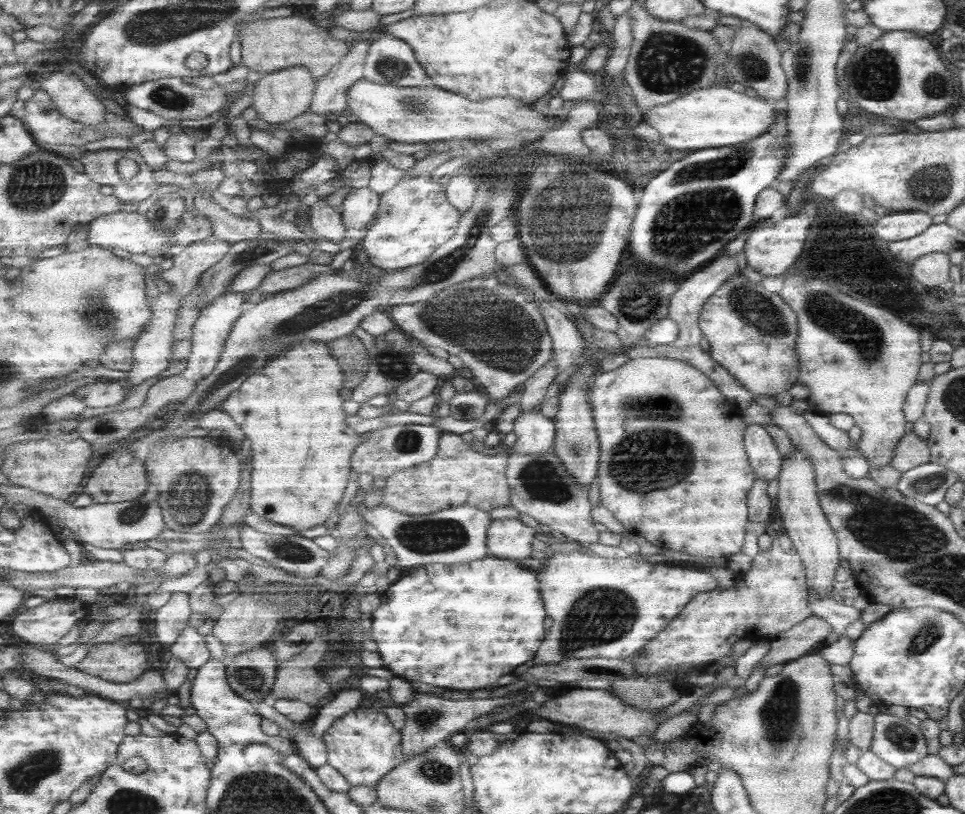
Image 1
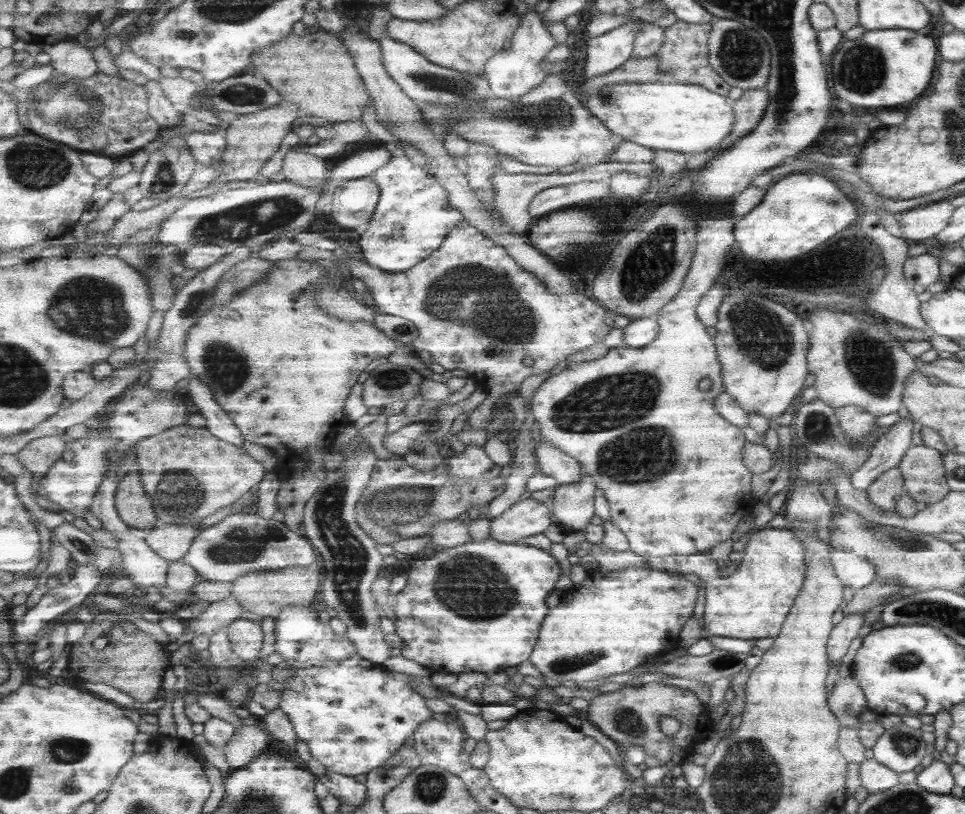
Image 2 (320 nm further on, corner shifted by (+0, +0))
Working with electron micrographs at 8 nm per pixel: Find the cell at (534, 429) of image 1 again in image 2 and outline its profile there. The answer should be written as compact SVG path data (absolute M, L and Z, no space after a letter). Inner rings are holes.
M540 437L536 439L535 456L539 471L556 480L554 490L560 486L579 482L586 475L583 466L576 458L565 454Z

